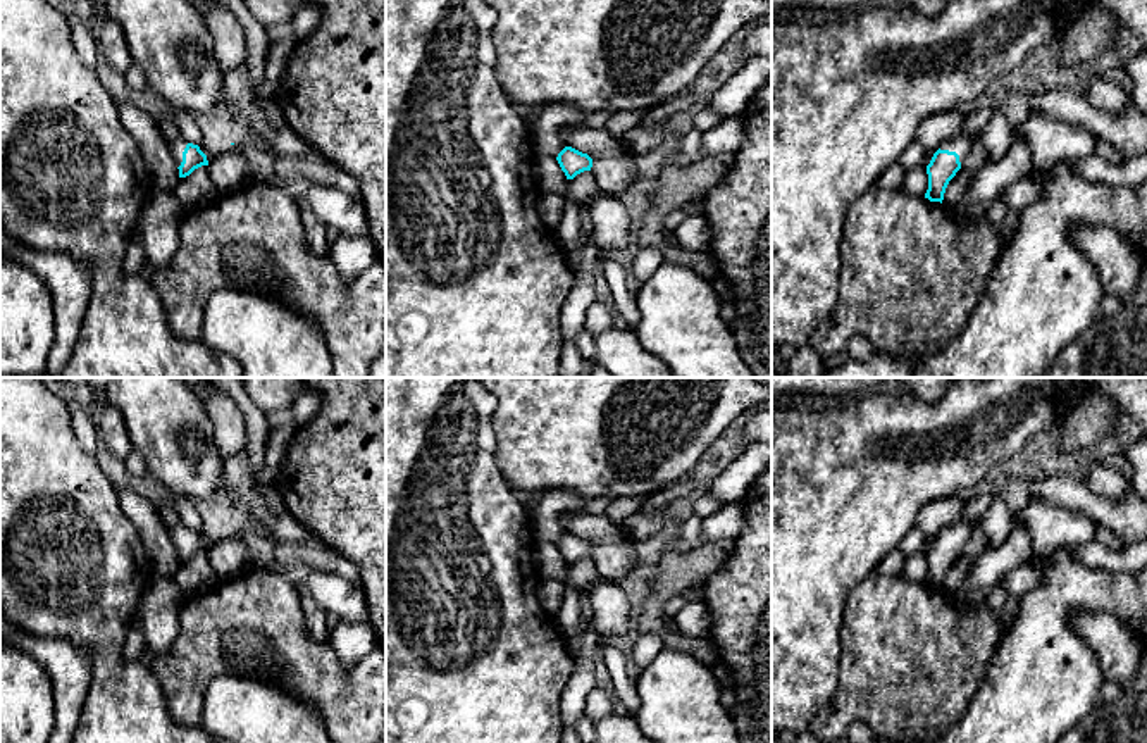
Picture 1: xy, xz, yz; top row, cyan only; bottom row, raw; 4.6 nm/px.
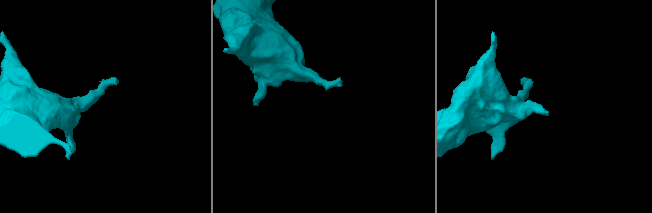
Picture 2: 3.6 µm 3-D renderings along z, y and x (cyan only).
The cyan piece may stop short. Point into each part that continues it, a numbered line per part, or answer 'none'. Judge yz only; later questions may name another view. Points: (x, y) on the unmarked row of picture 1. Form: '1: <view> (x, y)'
1: yz (963, 530)

